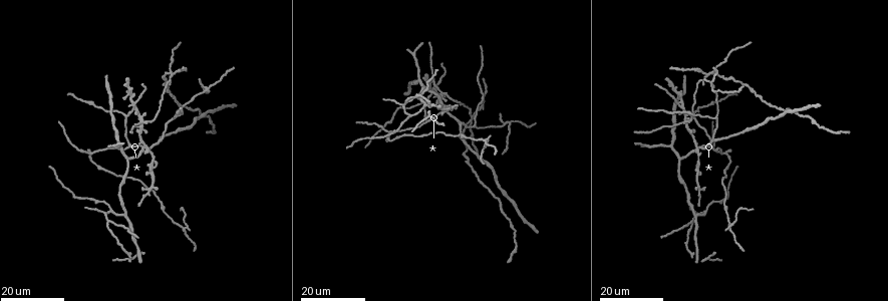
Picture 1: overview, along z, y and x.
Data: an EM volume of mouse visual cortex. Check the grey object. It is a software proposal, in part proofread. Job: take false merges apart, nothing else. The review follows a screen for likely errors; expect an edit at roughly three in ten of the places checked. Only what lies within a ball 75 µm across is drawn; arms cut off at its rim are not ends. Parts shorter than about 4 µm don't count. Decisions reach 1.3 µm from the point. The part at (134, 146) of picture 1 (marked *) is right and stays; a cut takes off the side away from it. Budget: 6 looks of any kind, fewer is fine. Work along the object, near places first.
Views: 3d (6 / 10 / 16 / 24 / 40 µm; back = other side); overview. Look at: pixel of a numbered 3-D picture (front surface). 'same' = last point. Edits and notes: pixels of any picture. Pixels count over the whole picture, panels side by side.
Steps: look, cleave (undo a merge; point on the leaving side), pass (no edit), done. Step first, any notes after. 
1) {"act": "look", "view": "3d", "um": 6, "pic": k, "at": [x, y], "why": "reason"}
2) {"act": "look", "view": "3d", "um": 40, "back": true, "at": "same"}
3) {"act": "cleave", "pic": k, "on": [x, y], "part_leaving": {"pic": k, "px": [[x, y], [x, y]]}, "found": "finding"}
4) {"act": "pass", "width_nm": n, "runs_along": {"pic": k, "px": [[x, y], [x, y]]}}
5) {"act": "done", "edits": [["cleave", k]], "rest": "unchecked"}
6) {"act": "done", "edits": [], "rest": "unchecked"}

{"act": "look", "view": "3d", "um": 24, "pic": 1, "at": [713, 141]}

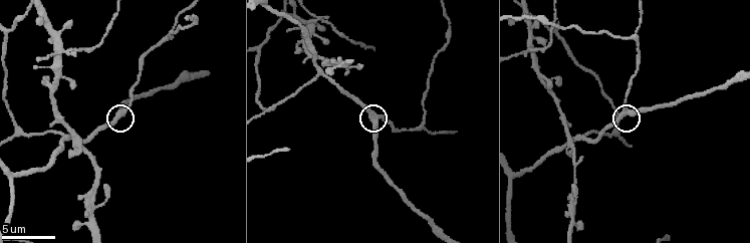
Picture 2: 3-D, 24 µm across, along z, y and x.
{"act": "look", "view": "3d", "um": 10, "pic": 2, "at": [122, 112]}

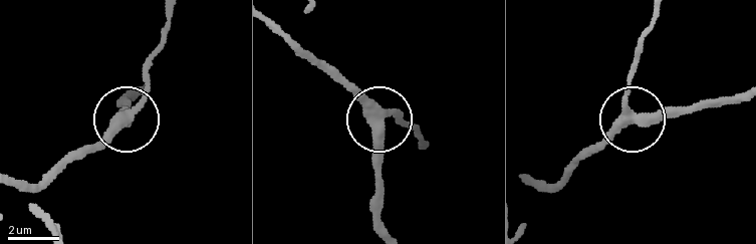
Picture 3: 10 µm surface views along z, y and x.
{"act": "pass", "width_nm": 380, "runs_along": {"pic": 3, "px": [[18, 180], [44, 184], [102, 147], [126, 122], [146, 65]]}, "found": "continuous, no second neuron"}

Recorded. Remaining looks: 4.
{"act": "look", "view": "3d", "um": 16, "pic": 1, "at": [507, 123], "why": "four arms meet"}

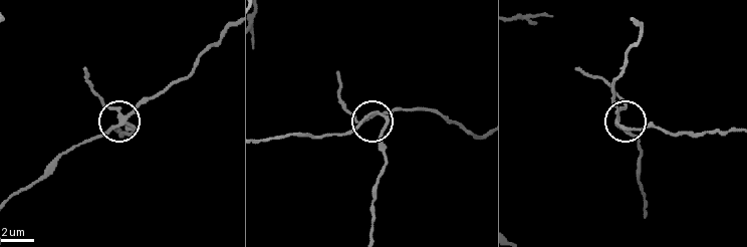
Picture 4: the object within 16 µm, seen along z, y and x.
{"act": "look", "view": "3d", "um": 10, "pic": 4, "at": [381, 112]}

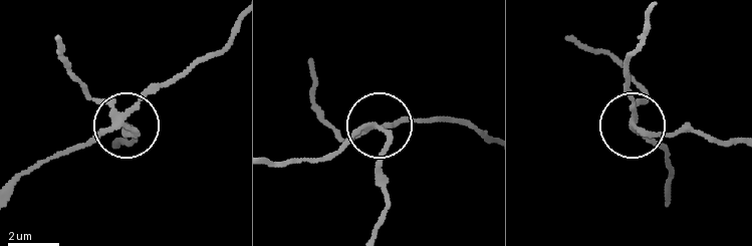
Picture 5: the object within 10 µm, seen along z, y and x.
{"act": "cleave", "pic": 5, "on": [89, 95], "part_leaving": {"pic": 5, "px": [[376, 128], [387, 145], [381, 164], [387, 210], [376, 235]]}, "found": "two neurons meet here"}

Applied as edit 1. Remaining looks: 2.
{"act": "look", "view": "3d", "um": 16, "pic": 1, "at": [706, 210], "why": "branch point"}

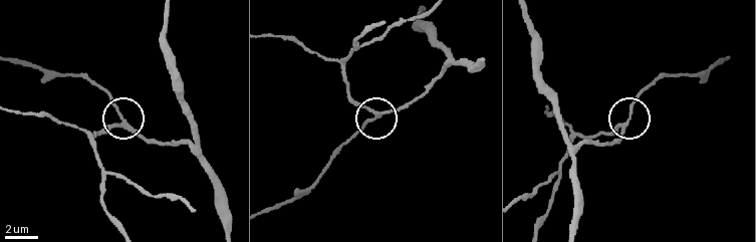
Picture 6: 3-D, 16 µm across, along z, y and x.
{"act": "look", "view": "3d", "um": 6, "pic": 6, "at": [121, 126]}

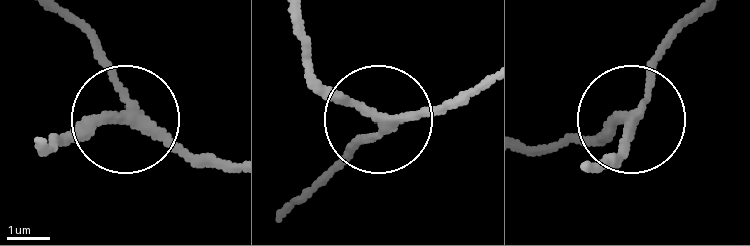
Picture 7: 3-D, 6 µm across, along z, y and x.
{"act": "pass", "width_nm": 200, "runs_along": {"pic": 7, "px": [[479, 82], [382, 121], [310, 71]]}, "found": "continuous, no second neuron"}

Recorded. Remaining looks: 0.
{"act": "done", "edits": [["cleave", 5]], "rest": "unchecked"}

